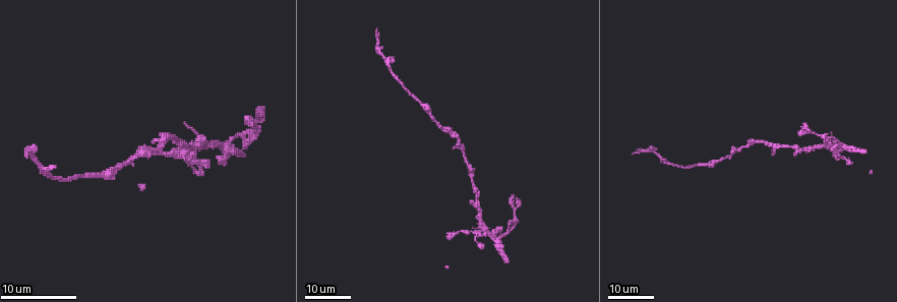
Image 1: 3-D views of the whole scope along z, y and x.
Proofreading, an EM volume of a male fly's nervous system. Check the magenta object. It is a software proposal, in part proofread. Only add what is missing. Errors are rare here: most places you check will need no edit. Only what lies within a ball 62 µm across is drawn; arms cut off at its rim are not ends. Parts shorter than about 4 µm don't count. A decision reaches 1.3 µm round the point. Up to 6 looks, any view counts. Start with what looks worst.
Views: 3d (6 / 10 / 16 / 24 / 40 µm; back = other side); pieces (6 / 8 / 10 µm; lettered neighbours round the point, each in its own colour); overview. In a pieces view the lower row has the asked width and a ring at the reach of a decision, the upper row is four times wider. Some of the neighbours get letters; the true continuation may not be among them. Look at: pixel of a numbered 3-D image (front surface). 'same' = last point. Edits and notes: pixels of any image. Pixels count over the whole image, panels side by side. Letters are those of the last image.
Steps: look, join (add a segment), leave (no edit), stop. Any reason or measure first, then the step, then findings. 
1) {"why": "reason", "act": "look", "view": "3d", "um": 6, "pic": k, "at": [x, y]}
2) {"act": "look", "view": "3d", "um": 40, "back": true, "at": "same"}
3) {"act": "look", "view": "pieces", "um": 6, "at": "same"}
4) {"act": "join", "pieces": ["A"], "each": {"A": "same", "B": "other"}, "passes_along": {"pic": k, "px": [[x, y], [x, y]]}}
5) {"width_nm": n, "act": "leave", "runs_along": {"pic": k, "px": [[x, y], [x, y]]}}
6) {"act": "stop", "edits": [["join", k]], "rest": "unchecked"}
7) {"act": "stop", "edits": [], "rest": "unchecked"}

{"why": "free end", "act": "look", "view": "3d", "um": 16, "pic": 1, "at": [185, 157]}

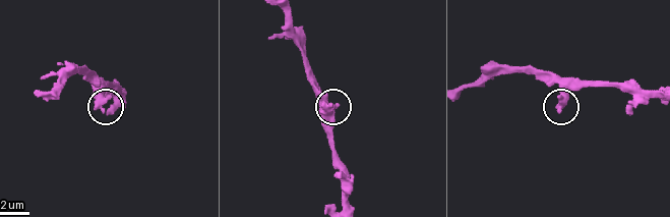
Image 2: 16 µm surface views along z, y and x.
{"why": "see the neighbours", "act": "look", "view": "pieces", "um": 10, "pic": 2, "at": [331, 107]}

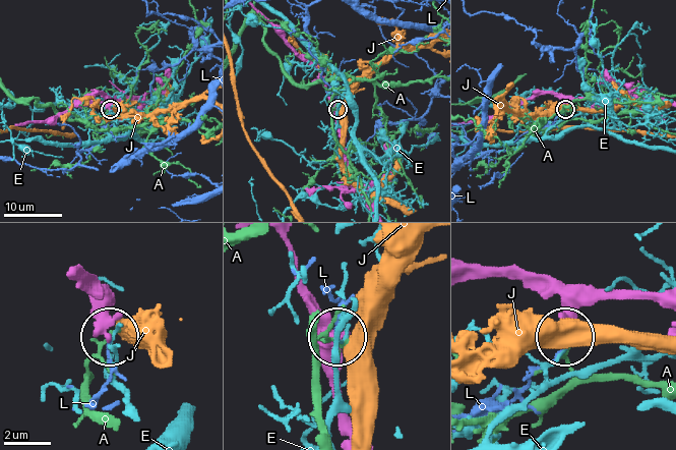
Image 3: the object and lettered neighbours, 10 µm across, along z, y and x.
{"width_nm": 410, "act": "leave", "each": {"A": "other", "E": "other", "J": "other", "L": "other"}, "found": "none of them fits"}

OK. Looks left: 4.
{"why": "end of a long branch", "act": "look", "view": "3d", "um": 24, "pic": 1, "at": [517, 199]}

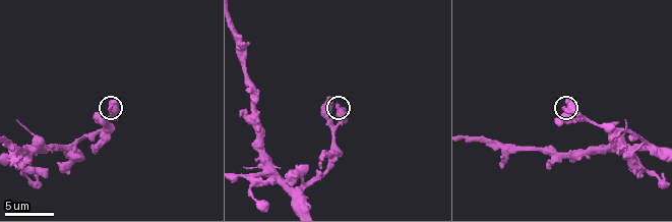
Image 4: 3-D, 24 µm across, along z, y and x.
{"why": "what lies round it", "act": "look", "view": "pieces", "um": 10, "pic": 4, "at": [562, 107]}

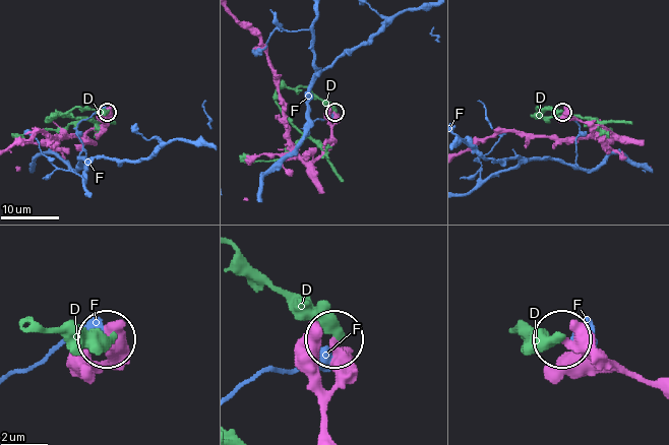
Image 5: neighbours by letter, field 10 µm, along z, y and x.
{"act": "leave", "each": {"D": "other", "F": "other"}, "runs_along": {"pic": 5, "px": [[585, 137], [612, 133], [562, 112]]}, "found": "none of them fits"}

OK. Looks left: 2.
{"why": "free end", "act": "look", "view": "3d", "um": 6, "pic": 4, "at": [662, 176]}

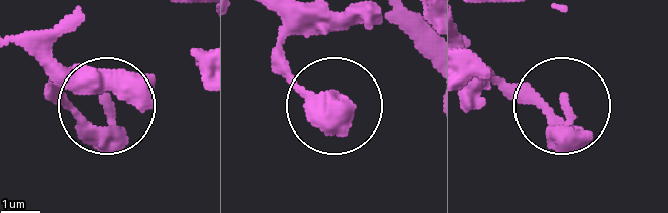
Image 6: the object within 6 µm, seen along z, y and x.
{"act": "look", "view": "pieces", "um": 10, "pic": 6, "at": [104, 98]}

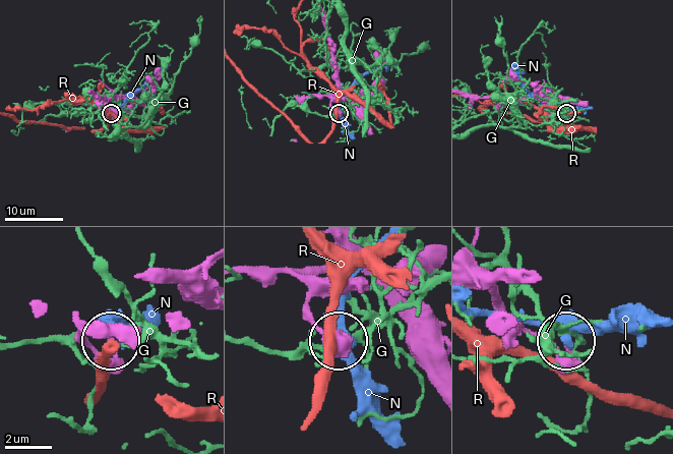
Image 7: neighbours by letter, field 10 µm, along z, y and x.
{"act": "leave", "each": {"G": "other", "N": "other", "R": "other"}, "found": "none of them fits"}

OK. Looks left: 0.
{"act": "stop", "edits": [], "rest": "unchecked"}

